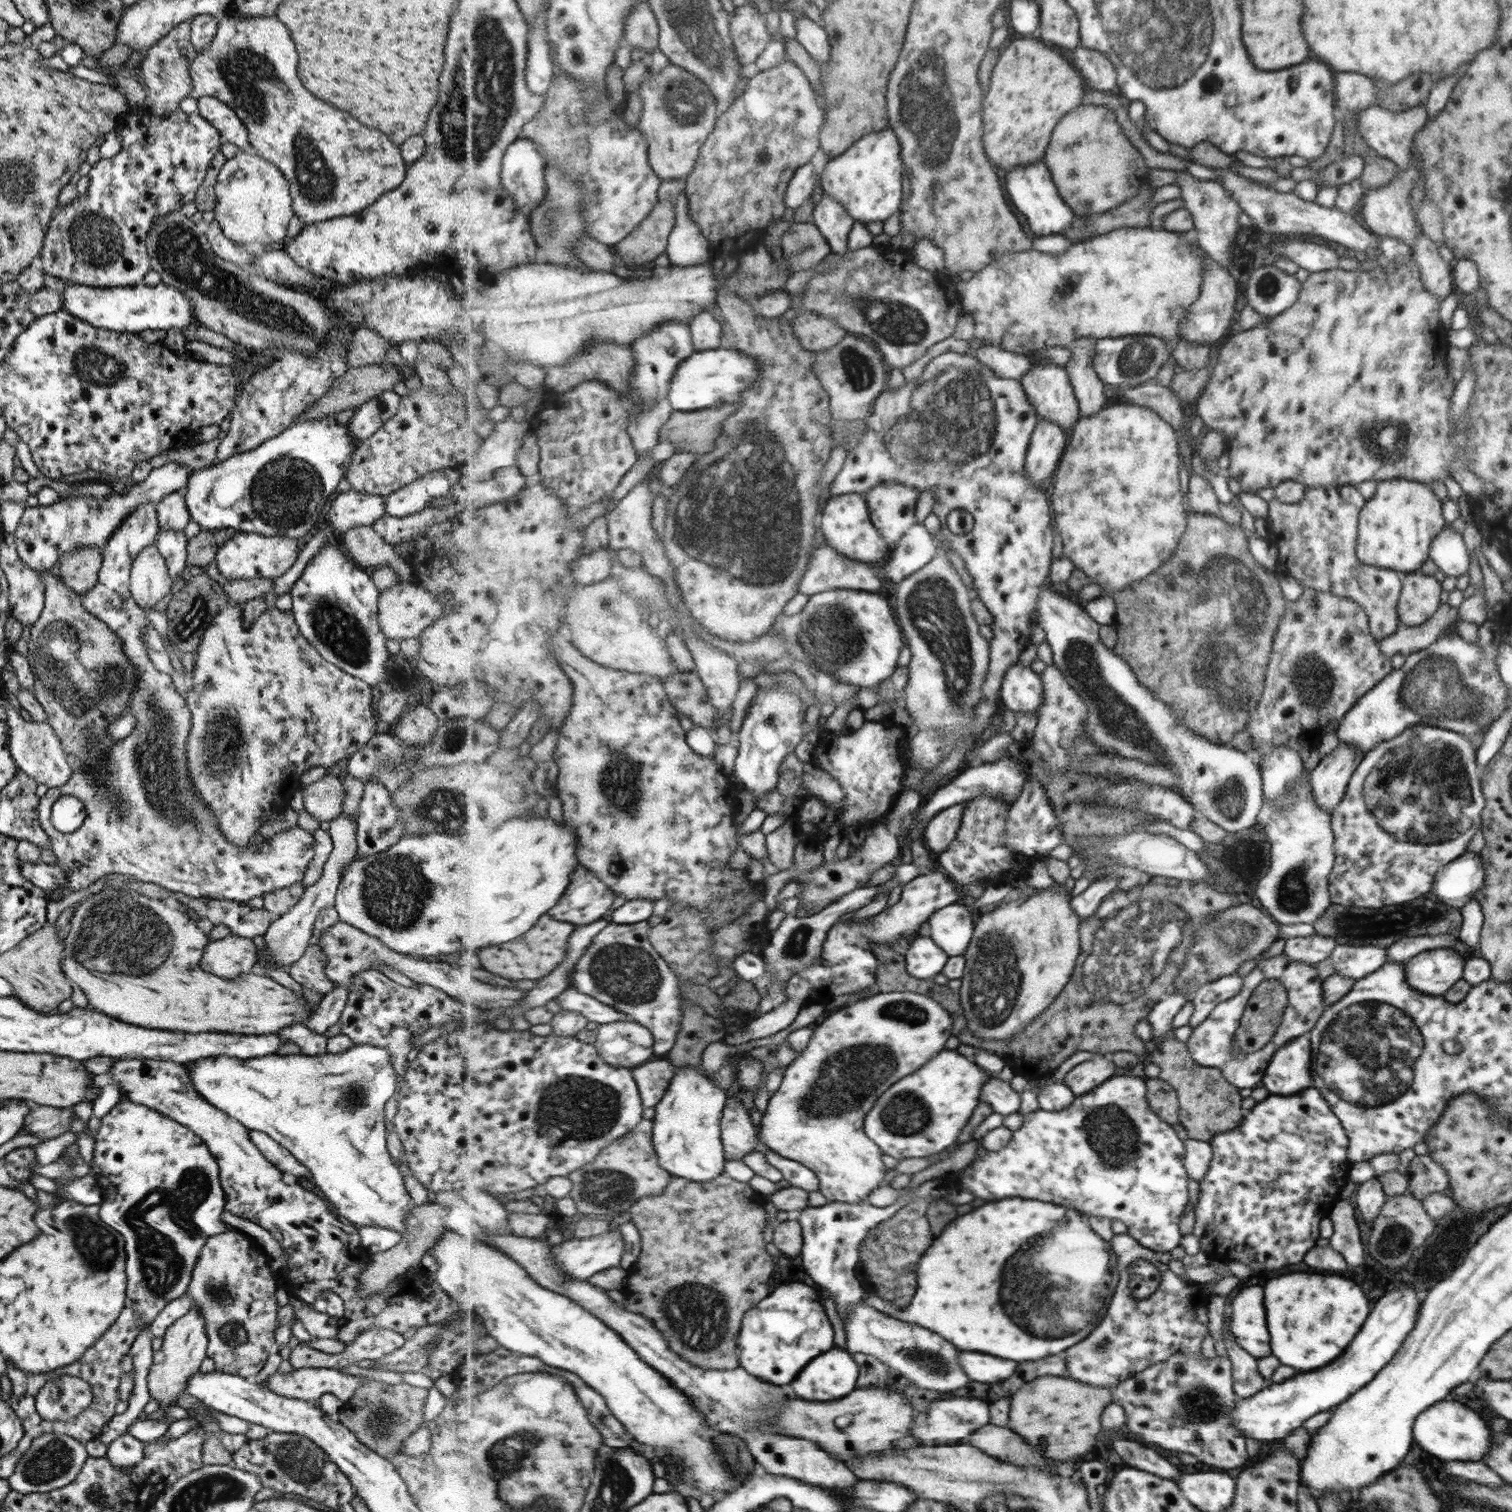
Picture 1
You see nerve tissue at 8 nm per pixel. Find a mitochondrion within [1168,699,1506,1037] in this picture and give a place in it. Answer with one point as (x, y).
(1432, 778)

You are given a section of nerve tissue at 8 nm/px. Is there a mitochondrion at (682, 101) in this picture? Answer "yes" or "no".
yes

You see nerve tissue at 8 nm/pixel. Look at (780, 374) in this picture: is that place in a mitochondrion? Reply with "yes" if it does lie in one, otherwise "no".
no

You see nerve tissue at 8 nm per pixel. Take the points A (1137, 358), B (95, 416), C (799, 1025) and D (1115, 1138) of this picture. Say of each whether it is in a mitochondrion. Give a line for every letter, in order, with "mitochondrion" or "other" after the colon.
A: mitochondrion
B: other
C: other
D: mitochondrion

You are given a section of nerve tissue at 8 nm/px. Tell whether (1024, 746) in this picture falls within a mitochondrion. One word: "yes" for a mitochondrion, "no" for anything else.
no

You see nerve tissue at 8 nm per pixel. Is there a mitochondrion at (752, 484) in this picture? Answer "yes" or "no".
yes

